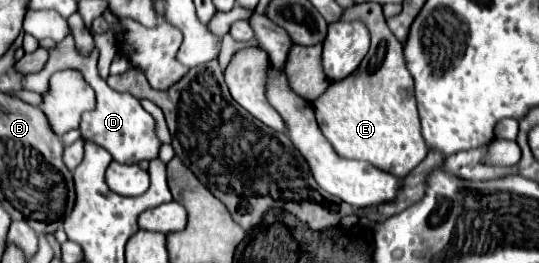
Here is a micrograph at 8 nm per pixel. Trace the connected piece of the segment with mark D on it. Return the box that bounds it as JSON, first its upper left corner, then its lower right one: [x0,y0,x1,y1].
[24,37,162,165]

